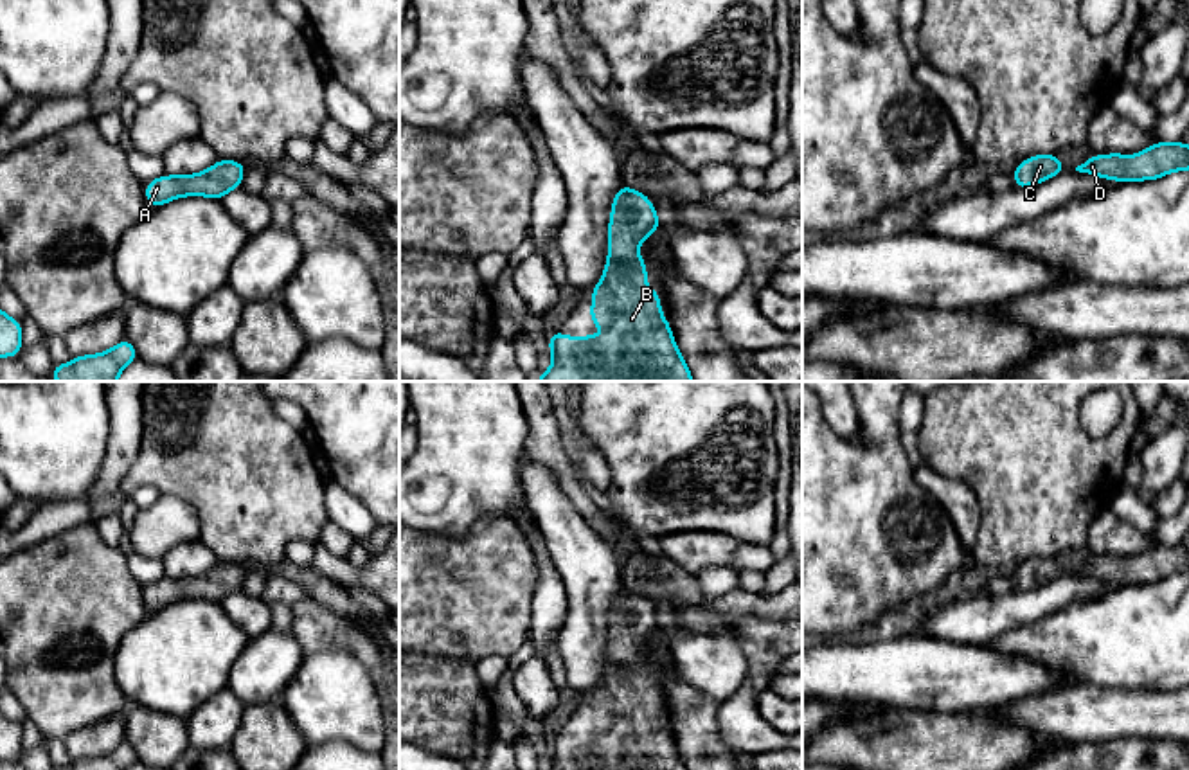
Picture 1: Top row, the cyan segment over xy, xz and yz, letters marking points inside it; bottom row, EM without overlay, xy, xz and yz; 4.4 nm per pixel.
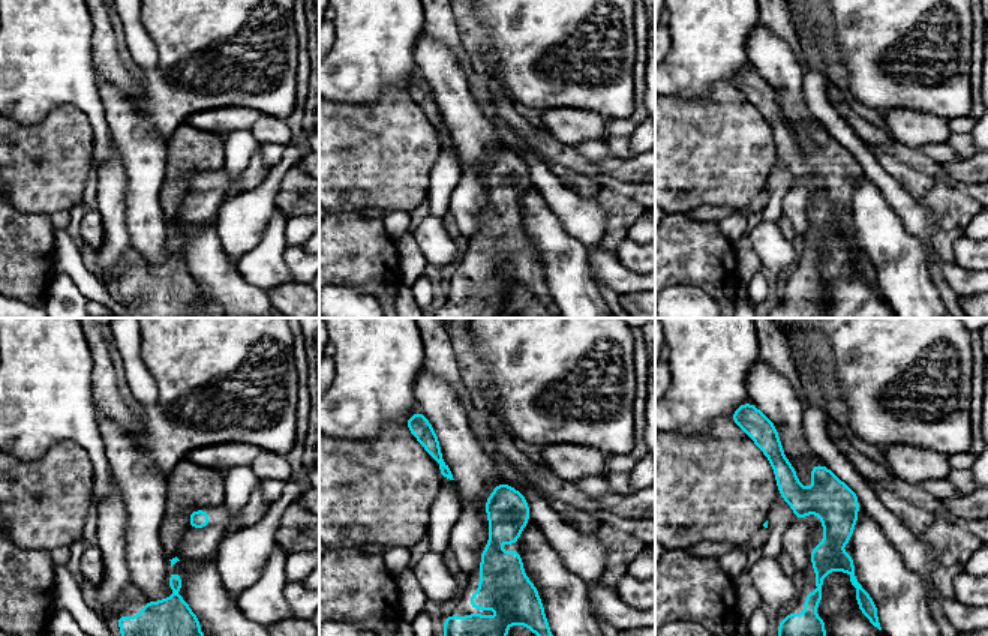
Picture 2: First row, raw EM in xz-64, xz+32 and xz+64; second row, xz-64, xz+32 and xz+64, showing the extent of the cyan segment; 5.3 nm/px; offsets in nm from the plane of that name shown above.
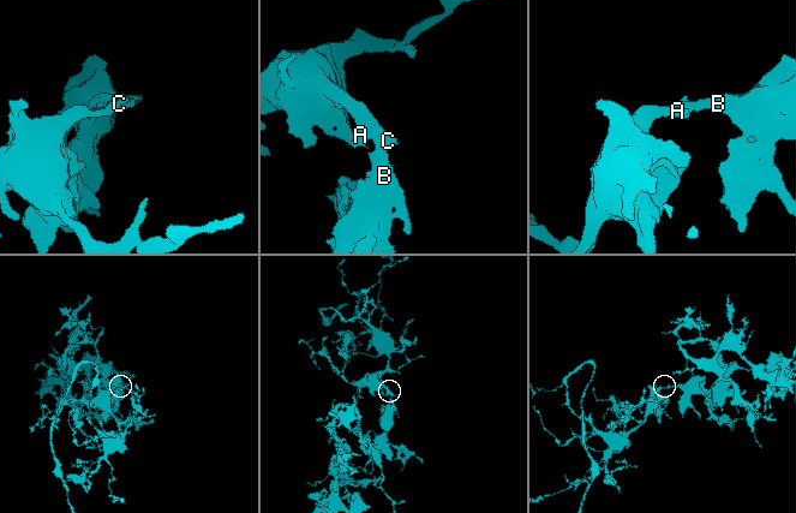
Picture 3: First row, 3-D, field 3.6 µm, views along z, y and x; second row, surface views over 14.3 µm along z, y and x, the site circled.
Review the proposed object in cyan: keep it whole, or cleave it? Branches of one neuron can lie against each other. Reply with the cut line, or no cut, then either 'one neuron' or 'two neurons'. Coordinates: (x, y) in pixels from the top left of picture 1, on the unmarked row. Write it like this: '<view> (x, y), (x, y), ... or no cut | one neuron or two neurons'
no cut | one neuron

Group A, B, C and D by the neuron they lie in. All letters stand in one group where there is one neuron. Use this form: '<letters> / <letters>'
A B C D

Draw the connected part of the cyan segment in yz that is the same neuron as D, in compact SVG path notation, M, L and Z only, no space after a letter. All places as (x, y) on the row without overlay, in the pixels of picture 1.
M1155 545L1151 551L1131 558L1094 558L1076 574L1115 585L1157 583L1173 574L1189 572L1189 549L1184 545Z

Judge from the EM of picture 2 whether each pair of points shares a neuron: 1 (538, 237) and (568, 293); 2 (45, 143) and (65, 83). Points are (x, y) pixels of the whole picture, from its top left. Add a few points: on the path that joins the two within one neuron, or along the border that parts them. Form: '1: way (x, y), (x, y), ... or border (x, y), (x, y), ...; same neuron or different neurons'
1: way (552, 251), (565, 264), (568, 279); same neuron
2: border (90, 120), (59, 104), (26, 123); different neurons

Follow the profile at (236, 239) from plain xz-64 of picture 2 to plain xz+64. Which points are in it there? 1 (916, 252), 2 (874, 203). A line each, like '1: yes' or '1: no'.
1: no
2: no

